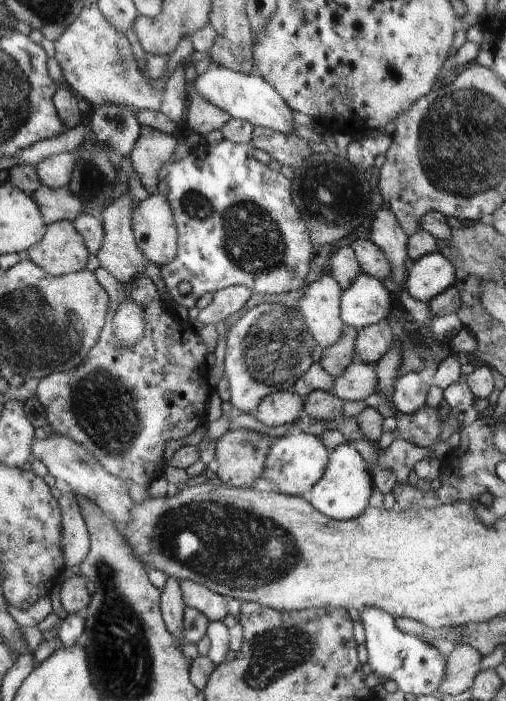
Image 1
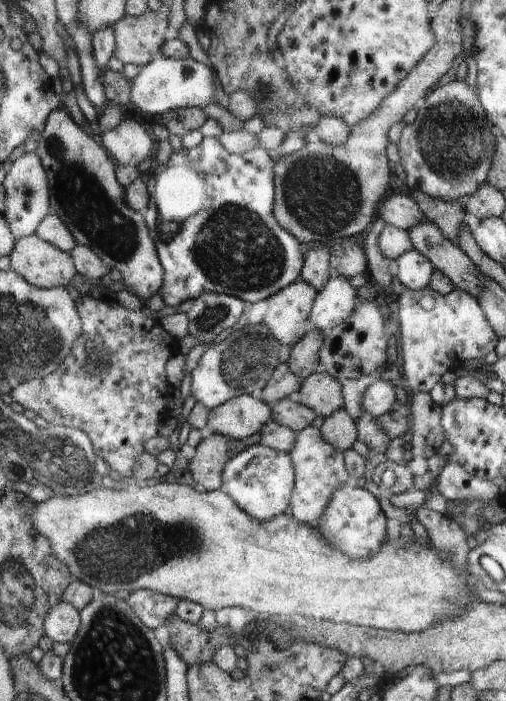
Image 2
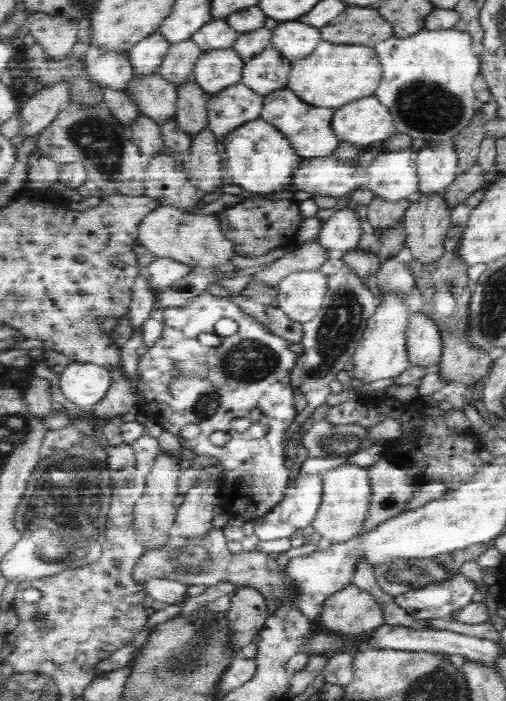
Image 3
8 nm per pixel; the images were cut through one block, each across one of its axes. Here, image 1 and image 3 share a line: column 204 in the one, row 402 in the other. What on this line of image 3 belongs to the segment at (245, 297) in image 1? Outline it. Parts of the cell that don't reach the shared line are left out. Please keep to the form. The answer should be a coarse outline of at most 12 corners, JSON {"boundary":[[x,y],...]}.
{"boundary":[[347,264],[303,324],[291,374],[310,410],[351,360],[376,309]]}

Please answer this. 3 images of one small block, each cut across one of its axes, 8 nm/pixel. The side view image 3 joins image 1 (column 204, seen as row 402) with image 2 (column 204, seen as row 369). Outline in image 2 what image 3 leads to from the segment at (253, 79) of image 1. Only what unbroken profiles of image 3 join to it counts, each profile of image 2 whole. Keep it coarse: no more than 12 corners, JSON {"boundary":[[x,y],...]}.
{"boundary":[[158,54],[131,79],[148,114],[218,104],[214,70]]}

